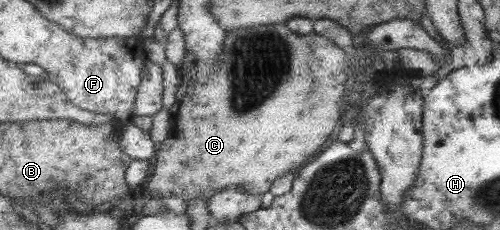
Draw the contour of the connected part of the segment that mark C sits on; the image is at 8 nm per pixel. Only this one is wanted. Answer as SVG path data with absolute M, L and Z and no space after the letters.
M270 23L269 25L243 27L243 29L227 31L227 39L225 39L223 47L225 47L225 55L220 56L223 57L221 63L207 63L207 61L195 57L195 53L192 51L187 50L183 63L178 66L180 82L176 94L176 106L171 111L169 139L161 143L153 174L148 183L147 190L150 192L152 199L176 196L186 203L195 199L209 199L210 201L217 193L227 190L230 186L244 190L247 194L261 196L261 194L272 189L274 181L279 180L291 171L297 173L299 171L297 167L303 167L309 157L313 157L315 153L320 153L333 141L329 137L333 137L331 133L337 129L339 119L341 119L341 111L343 111L341 103L343 103L343 97L347 93L345 83L347 83L348 69L350 69L350 67L348 68L347 53L341 47L338 47L333 41L329 41L326 37L318 35L314 30L307 37L301 37L301 35L293 32L286 23Z

